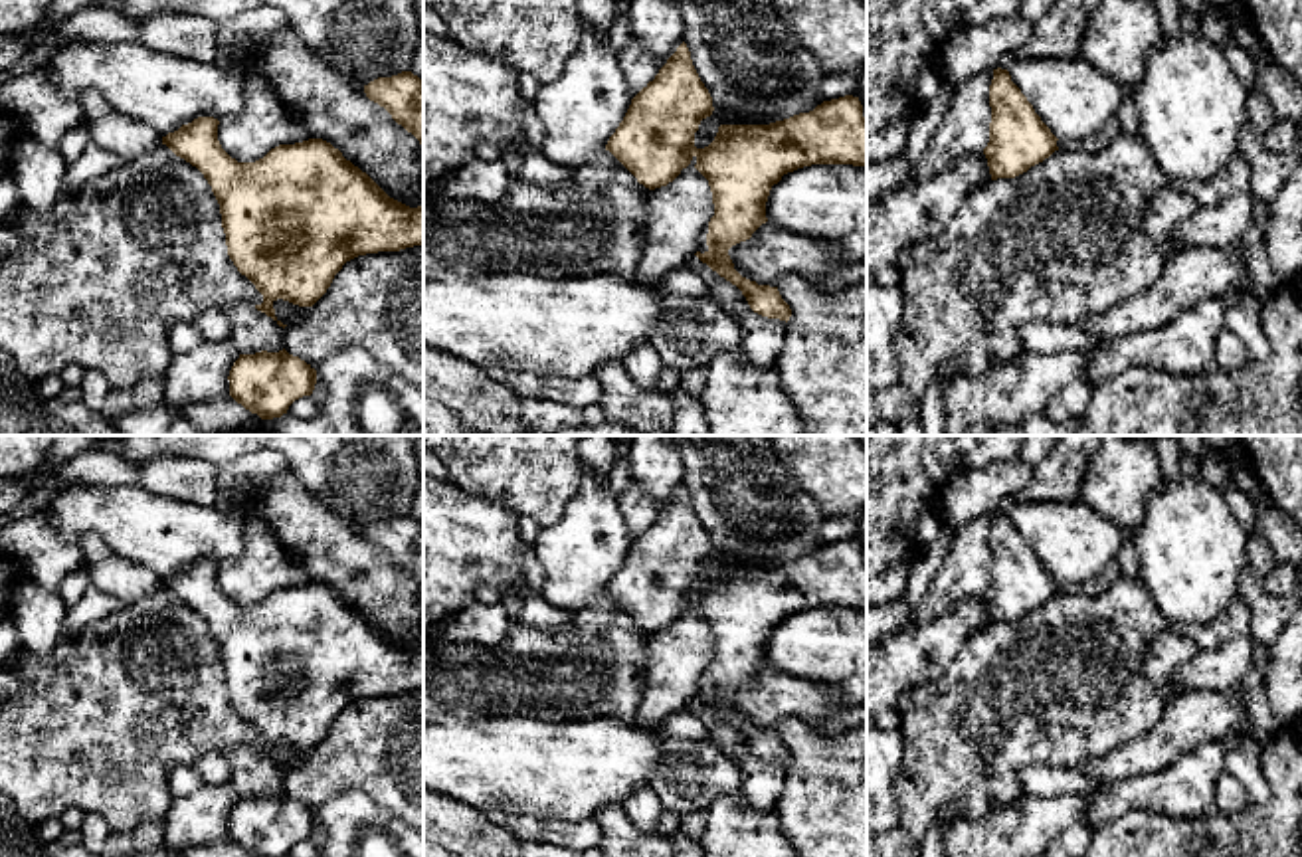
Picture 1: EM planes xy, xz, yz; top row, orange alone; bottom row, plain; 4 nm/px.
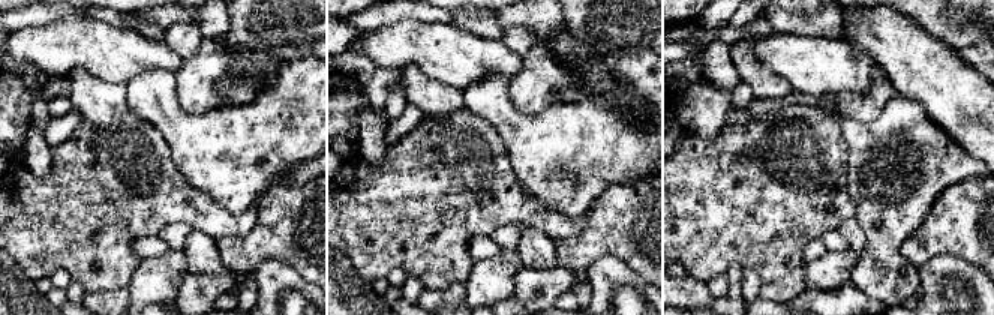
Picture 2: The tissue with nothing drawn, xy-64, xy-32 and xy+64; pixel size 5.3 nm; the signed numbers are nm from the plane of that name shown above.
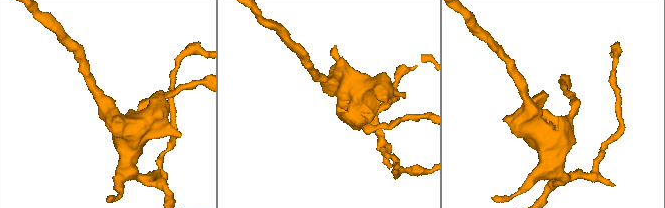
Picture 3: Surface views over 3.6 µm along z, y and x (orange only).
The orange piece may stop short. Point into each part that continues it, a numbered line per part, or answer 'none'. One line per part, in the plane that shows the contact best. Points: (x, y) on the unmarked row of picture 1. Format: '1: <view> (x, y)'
none

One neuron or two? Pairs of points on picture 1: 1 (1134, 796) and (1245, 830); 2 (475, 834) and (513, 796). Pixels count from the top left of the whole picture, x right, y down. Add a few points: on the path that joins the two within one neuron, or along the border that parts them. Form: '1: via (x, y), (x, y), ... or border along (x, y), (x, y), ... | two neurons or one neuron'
1: border along (1152, 810), (1182, 818), (1198, 818), (1211, 812) | two neurons
2: border along (444, 794), (483, 812) | two neurons

